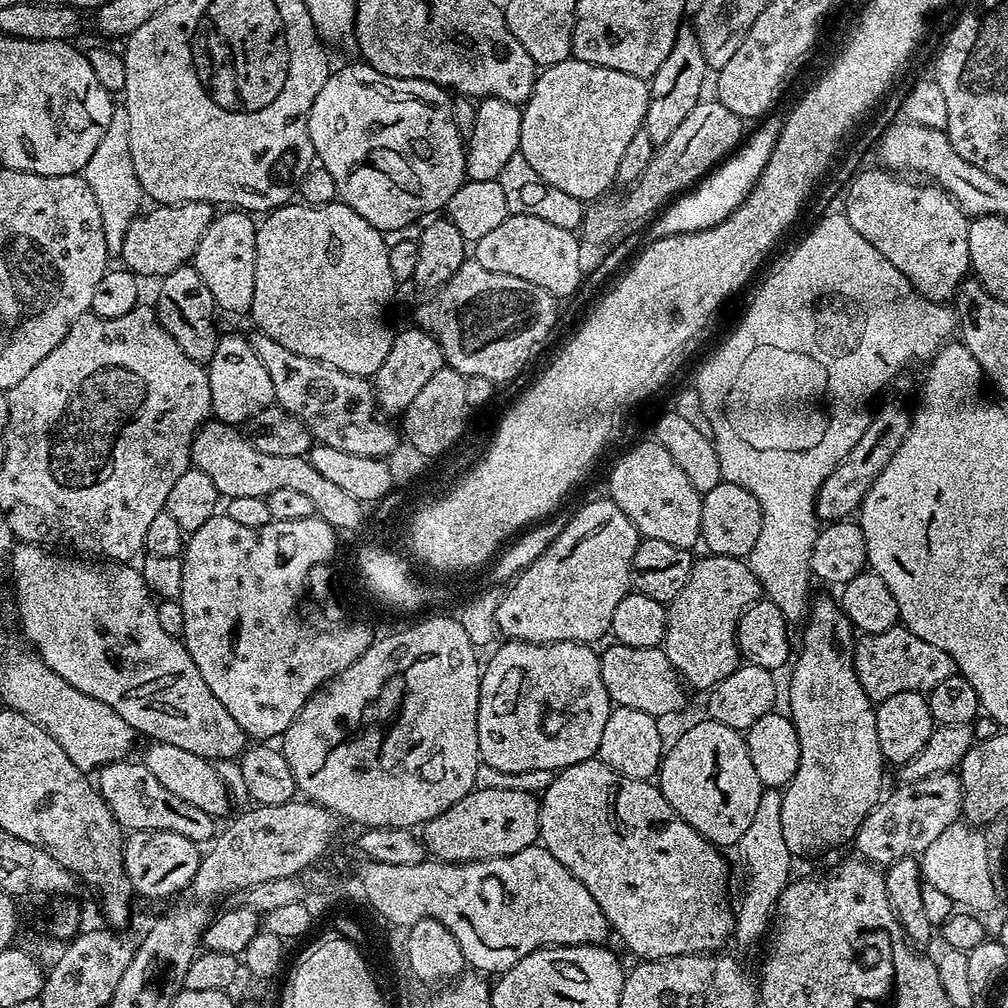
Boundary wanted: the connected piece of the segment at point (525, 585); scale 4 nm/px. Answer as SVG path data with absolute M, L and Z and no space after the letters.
M611 498L592 500L565 523L548 549L507 585L508 593L499 597L496 626L508 640L530 640L534 644L553 644L574 640L591 645L599 636L608 636L618 602L627 596L632 583L632 559L640 545L641 534L630 518Z

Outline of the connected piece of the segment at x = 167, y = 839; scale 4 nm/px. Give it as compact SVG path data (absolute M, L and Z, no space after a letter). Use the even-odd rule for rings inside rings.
M166 830L153 832L132 832L124 842L124 865L126 874L132 883L132 891L137 897L149 896L152 900L160 900L163 896L172 896L191 885L194 874L200 865L202 855L197 841L182 838L182 834L174 834Z

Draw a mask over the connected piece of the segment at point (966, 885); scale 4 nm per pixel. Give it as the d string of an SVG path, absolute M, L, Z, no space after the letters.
M967 822L946 826L946 830L942 830L942 834L938 834L938 838L930 842L930 846L926 846L926 850L919 857L919 862L926 883L930 886L938 886L938 890L942 890L942 894L946 894L946 898L950 898L953 905L976 914L985 914L984 912L990 911L995 906L998 885L990 874L990 862L986 858L986 838L979 827Z

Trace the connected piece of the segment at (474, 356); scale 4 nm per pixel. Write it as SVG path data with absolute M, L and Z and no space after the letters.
M475 258L465 259L464 265L444 283L444 287L435 289L434 294L429 296L432 297L417 310L415 323L424 331L429 332L438 342L438 346L444 351L445 365L458 370L465 378L477 376L478 378L490 378L493 382L514 379L527 366L528 359L536 352L536 347L551 334L552 327L556 324L557 297L551 296L546 290L542 290L542 286L534 286L534 282L522 282L522 278L510 278L510 274L498 274L494 270L486 270L486 266L479 264Z

